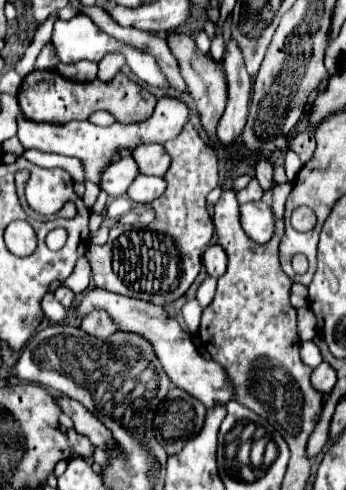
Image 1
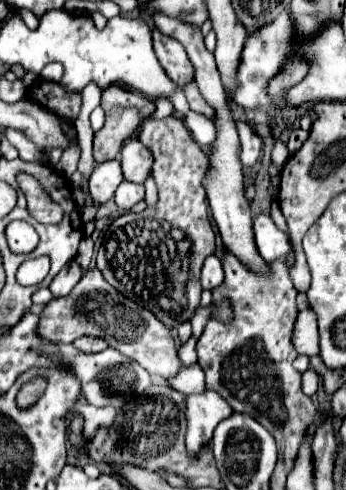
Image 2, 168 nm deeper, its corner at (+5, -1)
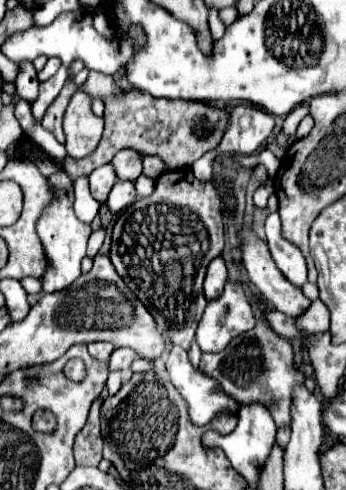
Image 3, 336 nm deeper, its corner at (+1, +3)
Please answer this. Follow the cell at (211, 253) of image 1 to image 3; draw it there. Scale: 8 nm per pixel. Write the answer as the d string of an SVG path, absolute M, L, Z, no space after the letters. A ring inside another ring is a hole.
M216 257L210 265L208 265L208 273L204 279L204 295L206 299L214 299L222 293L224 283L228 279L228 271L226 271L226 263L222 257Z

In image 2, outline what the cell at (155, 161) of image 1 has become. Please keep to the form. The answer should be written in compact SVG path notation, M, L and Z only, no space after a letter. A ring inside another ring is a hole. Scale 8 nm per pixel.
M138 139L126 141L122 151L120 151L120 165L122 165L122 175L126 181L132 183L144 183L150 169L152 169L152 153L146 145L142 145Z

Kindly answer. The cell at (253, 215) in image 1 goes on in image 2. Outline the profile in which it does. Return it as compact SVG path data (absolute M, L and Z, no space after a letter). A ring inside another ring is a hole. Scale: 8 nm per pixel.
M268 215L256 217L254 235L256 235L256 247L266 261L286 257L286 265L288 267L294 265L294 253L292 253L288 235L284 231L280 231Z

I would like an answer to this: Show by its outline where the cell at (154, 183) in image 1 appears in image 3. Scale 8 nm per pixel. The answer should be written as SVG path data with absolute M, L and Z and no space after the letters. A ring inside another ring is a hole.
M116 181L112 191L110 191L110 197L108 197L108 209L112 213L118 213L126 207L130 207L130 203L136 201L136 187L132 181Z

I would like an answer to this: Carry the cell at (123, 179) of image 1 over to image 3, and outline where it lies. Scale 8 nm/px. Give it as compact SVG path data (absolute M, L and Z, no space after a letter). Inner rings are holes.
M110 163L98 167L94 173L90 173L90 191L92 191L94 199L100 203L106 203L110 187L114 187L114 181L116 181L116 171L114 171L114 167L110 167Z

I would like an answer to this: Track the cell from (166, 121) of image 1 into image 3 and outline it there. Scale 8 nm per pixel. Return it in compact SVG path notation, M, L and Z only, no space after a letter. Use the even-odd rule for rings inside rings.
M22 61L19 63L19 73L15 80L16 94L26 99L28 103L34 103L38 97L38 75L31 61Z

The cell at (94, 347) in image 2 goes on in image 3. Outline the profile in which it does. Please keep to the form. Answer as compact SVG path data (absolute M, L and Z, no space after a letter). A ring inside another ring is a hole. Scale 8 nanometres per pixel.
M96 341L96 343L90 343L90 345L88 345L90 355L92 355L94 359L98 359L98 361L108 361L112 349L114 349L112 343L100 343L100 341Z

